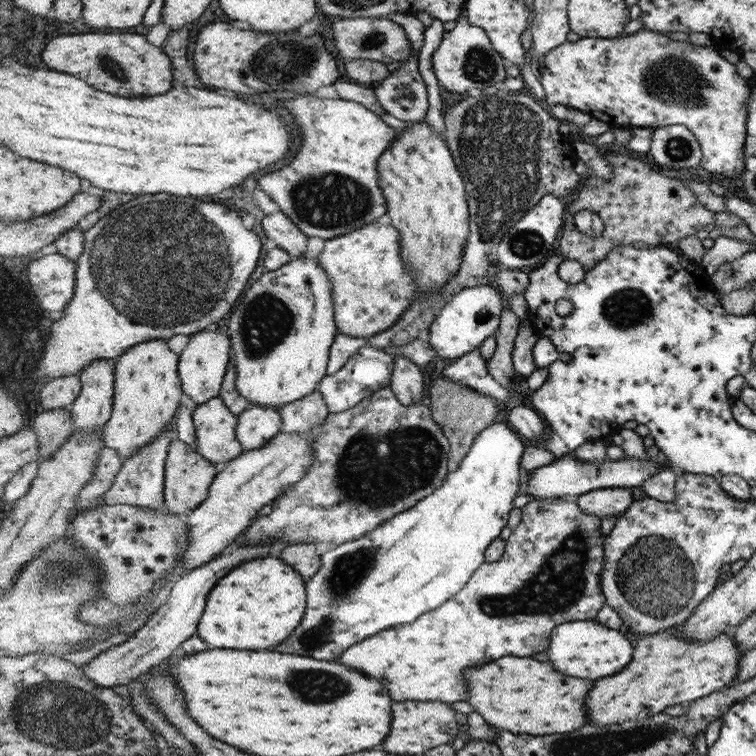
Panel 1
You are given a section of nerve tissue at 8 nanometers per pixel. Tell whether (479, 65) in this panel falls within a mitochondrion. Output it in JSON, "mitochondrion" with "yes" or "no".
{"mitochondrion":"yes"}

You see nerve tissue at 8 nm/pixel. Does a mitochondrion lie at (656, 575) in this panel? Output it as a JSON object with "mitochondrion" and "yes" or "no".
{"mitochondrion":"yes"}

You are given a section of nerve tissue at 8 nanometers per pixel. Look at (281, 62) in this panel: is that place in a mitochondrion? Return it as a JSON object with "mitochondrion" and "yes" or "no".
{"mitochondrion":"yes"}

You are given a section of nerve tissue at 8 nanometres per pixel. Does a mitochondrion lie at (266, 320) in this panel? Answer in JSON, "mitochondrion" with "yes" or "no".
{"mitochondrion":"yes"}

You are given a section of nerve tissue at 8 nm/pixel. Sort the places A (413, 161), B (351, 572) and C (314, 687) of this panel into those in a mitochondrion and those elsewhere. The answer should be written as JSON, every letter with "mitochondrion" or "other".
{"A":"other","B":"mitochondrion","C":"mitochondrion"}

